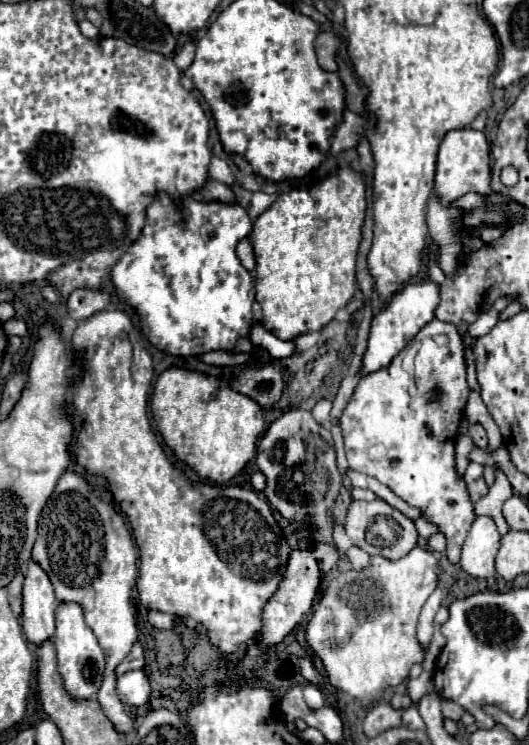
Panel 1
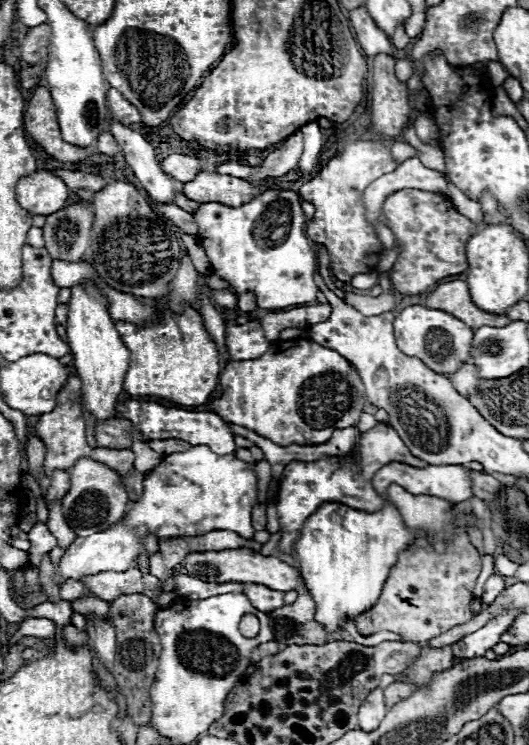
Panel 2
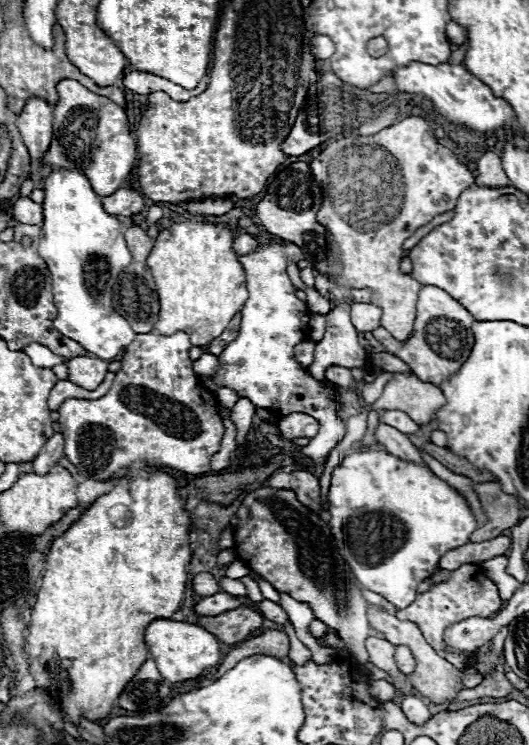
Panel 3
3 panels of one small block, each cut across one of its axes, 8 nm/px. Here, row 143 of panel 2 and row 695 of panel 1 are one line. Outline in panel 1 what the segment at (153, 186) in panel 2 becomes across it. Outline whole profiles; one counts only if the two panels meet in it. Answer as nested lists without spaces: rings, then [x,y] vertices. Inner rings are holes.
[[[130,670],[116,680],[118,698],[128,706],[142,706],[150,696],[150,682],[142,670]]]

